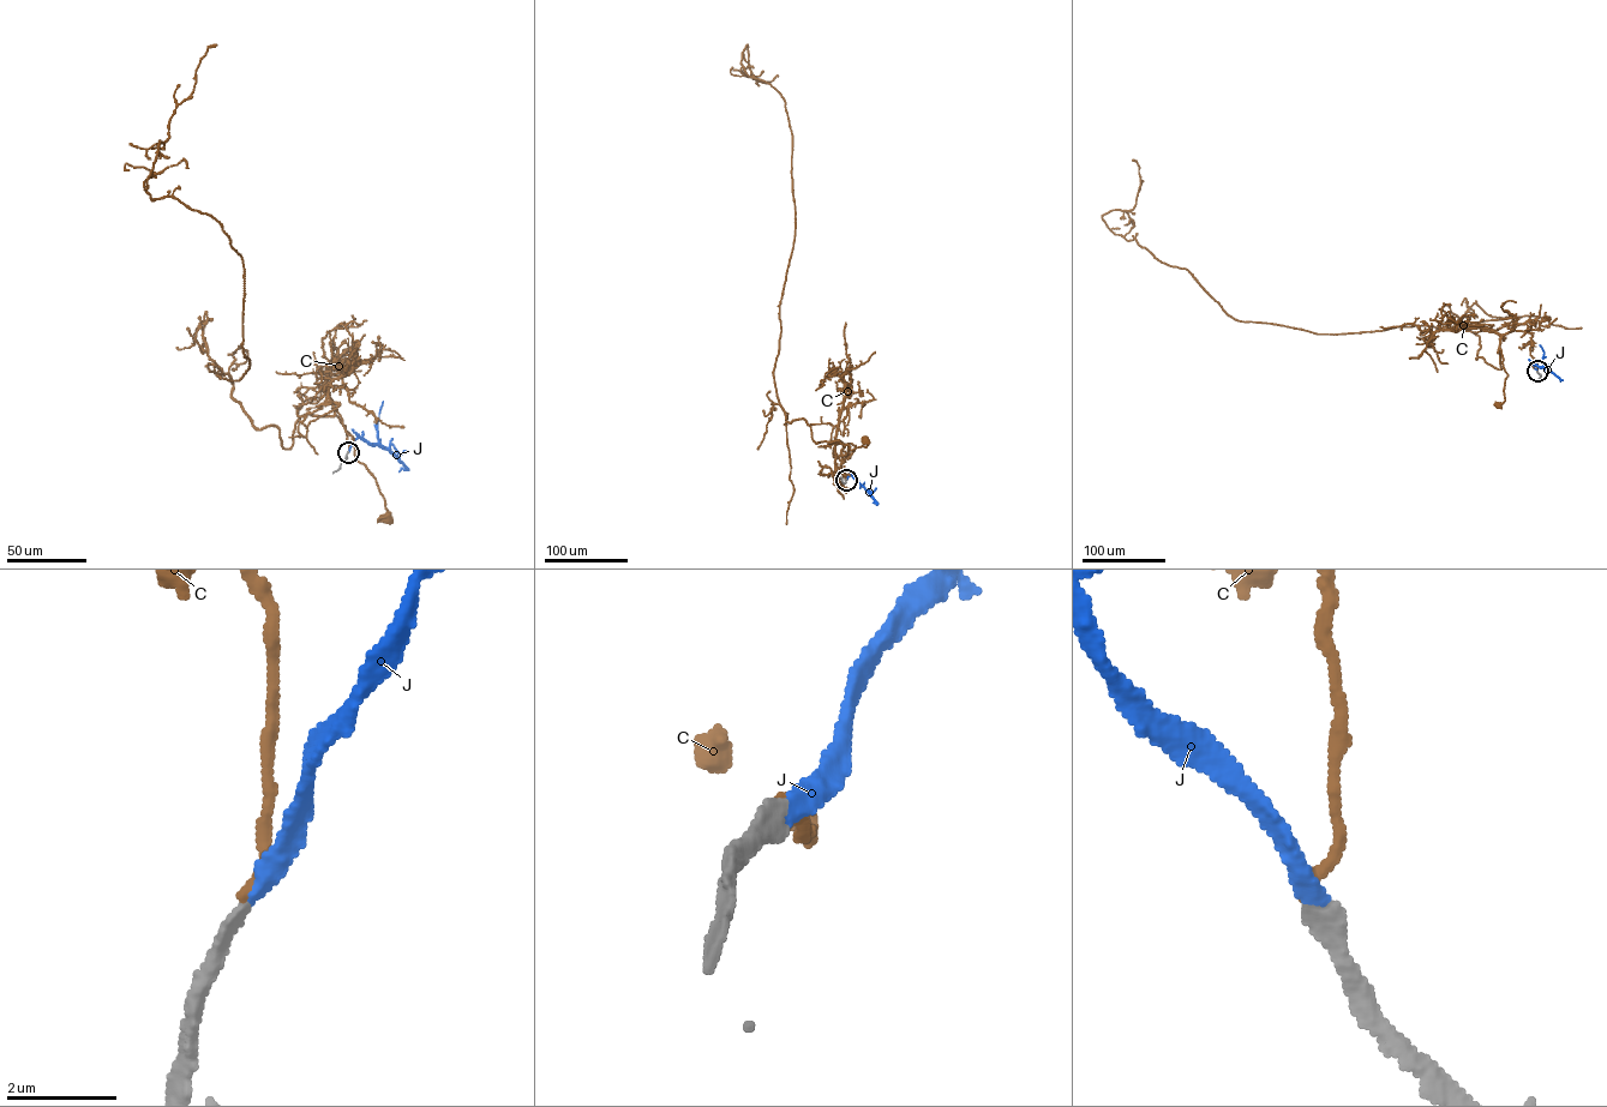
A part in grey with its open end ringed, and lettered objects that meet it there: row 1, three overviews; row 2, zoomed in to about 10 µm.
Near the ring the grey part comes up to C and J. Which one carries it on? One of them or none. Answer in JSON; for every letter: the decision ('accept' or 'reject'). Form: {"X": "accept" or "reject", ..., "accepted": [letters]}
{"C": "reject", "J": "accept", "accepted": ["J"]}

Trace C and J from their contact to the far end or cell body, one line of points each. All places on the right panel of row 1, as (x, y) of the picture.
C: (1536, 371), (1530, 355), (1531, 335), (1515, 330), (1503, 335), (1499, 348), (1507, 375), (1505, 401), (1498, 405)
J: (1536, 371), (1533, 364), (1551, 371), (1560, 381)

